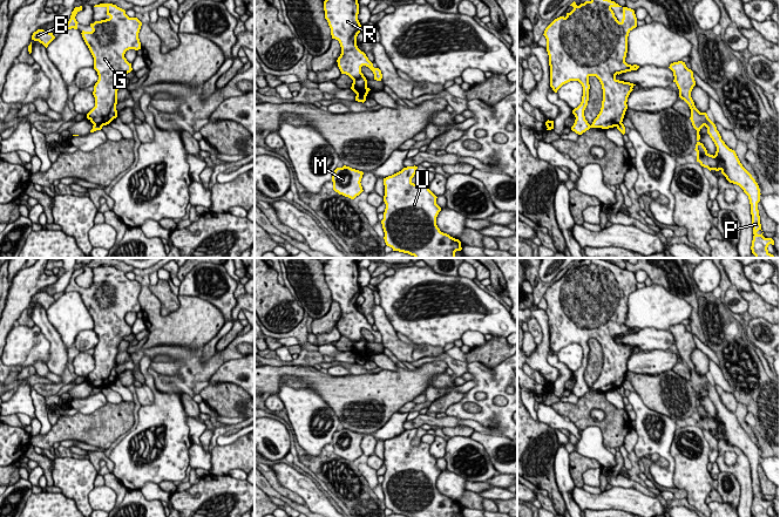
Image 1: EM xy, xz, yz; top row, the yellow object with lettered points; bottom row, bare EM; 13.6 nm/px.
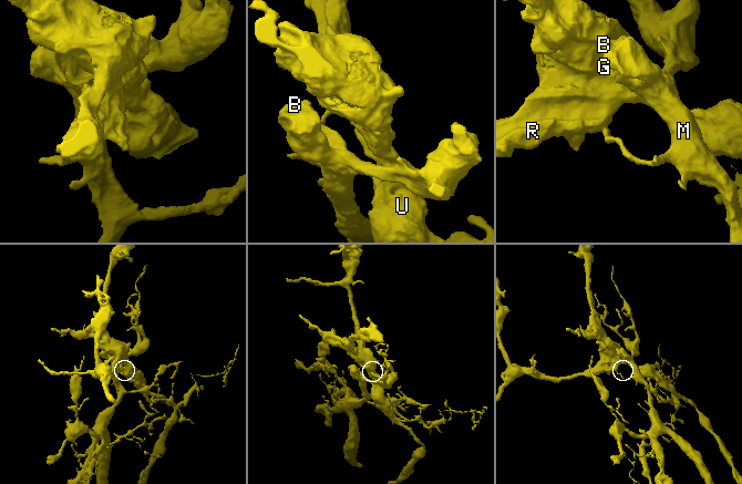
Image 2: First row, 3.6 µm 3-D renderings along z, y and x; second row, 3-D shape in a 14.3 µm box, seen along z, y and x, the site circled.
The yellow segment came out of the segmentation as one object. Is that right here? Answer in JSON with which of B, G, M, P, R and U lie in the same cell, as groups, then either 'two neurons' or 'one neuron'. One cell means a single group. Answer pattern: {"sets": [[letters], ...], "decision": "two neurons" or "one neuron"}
{"sets": [["B", "M", "P"], ["G", "R", "U"]], "decision": "two neurons"}

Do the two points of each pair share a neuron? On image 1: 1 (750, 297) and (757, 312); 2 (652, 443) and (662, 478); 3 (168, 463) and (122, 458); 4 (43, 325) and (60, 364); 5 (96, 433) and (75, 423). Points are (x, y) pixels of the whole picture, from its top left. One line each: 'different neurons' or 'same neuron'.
1: same neuron
2: same neuron
3: same neuron
4: same neuron
5: same neuron

